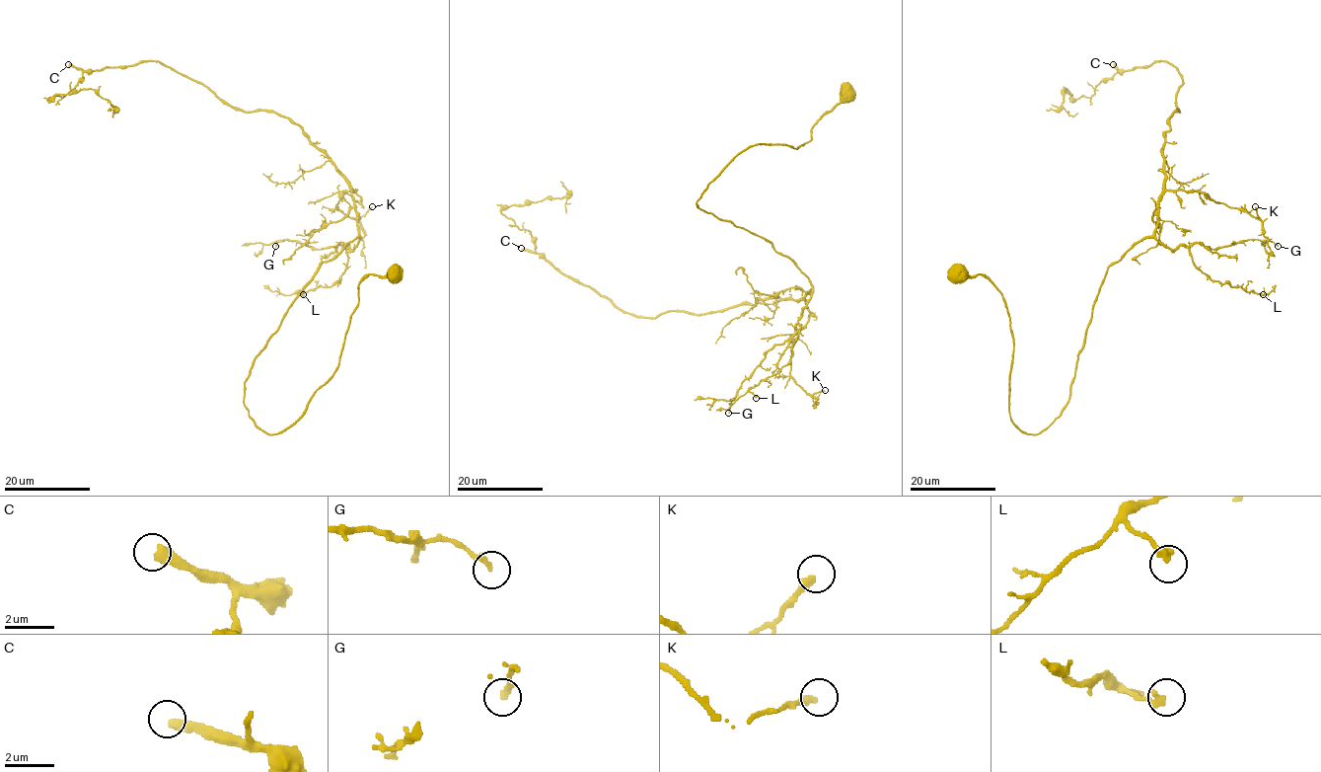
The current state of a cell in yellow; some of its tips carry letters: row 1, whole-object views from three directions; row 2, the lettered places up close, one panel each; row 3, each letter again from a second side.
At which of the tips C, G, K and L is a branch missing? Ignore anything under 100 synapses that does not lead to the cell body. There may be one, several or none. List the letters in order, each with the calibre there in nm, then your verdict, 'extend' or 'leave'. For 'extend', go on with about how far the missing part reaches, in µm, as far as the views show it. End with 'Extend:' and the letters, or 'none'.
C: calibre 400 nm; extend; missing 90 µm
G: calibre 240 nm; leave
K: calibre 280 nm; leave
L: calibre 280 nm; leave
Extend: C

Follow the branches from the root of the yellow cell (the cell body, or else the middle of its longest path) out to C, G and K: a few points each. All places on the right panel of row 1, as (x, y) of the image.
C: (958, 273), (1001, 294), (1010, 421), (1042, 431), (1107, 270), (1152, 234), (1179, 112), (1173, 65), (1113, 64)
G: (958, 273), (983, 274), (1002, 296), (1010, 421), (1037, 434), (1069, 398), (1107, 270), (1136, 244), (1278, 246)
K: (958, 273), (1002, 296), (1010, 421), (1037, 434), (1159, 197), (1255, 206)

